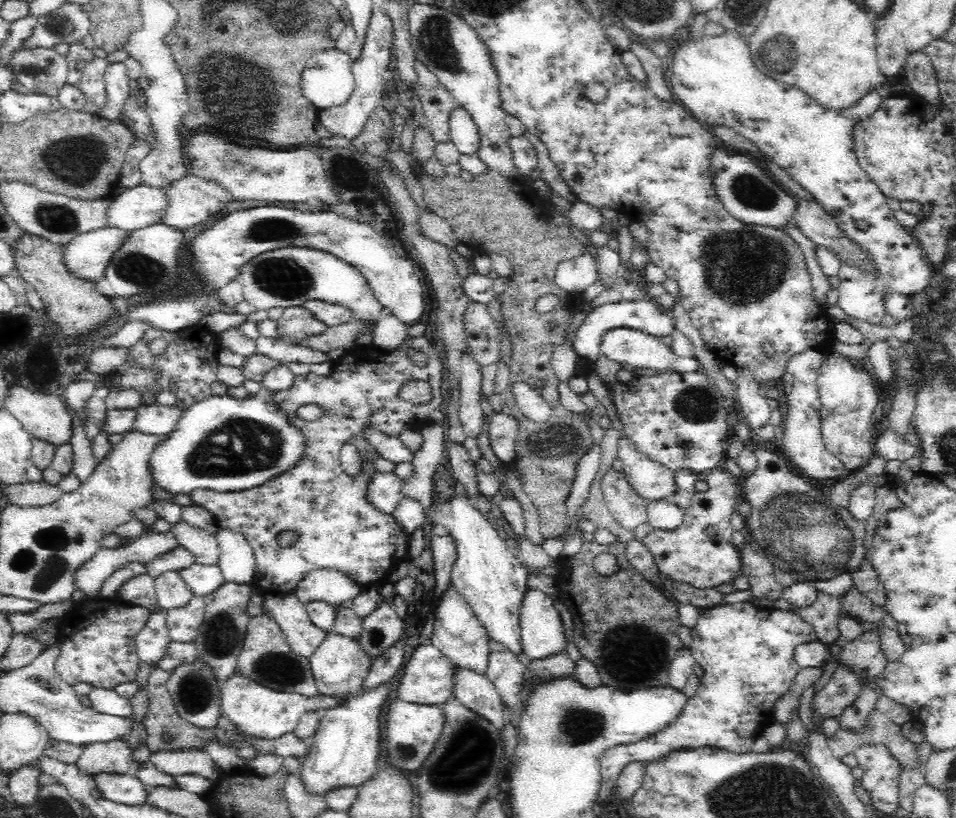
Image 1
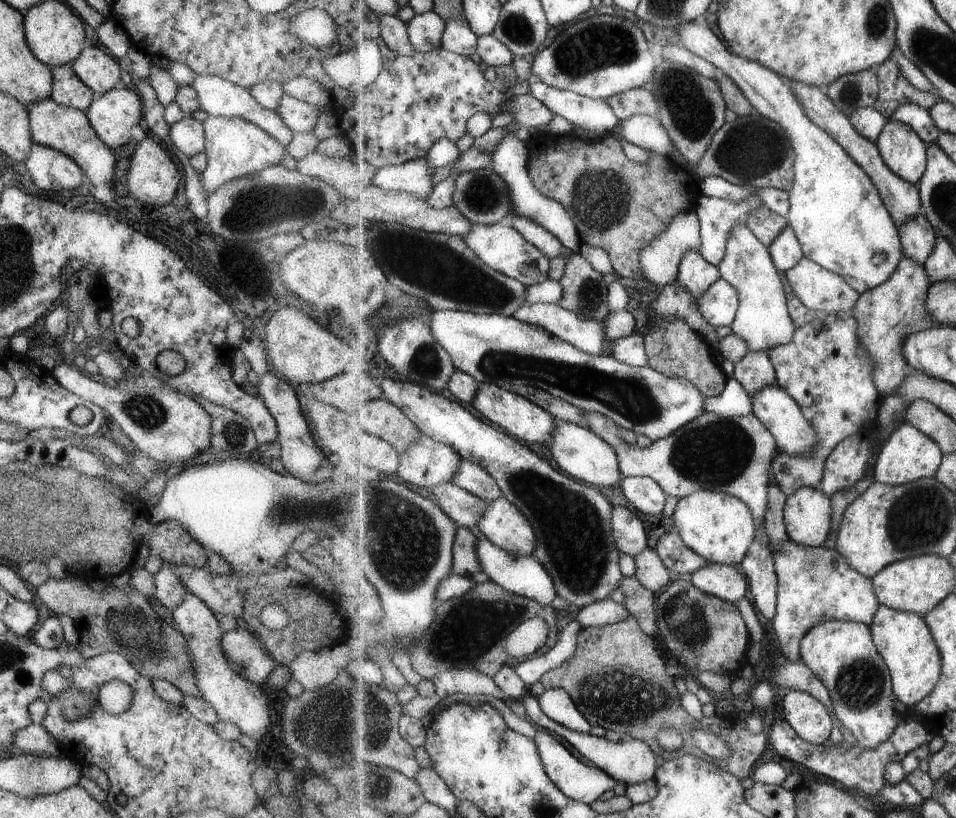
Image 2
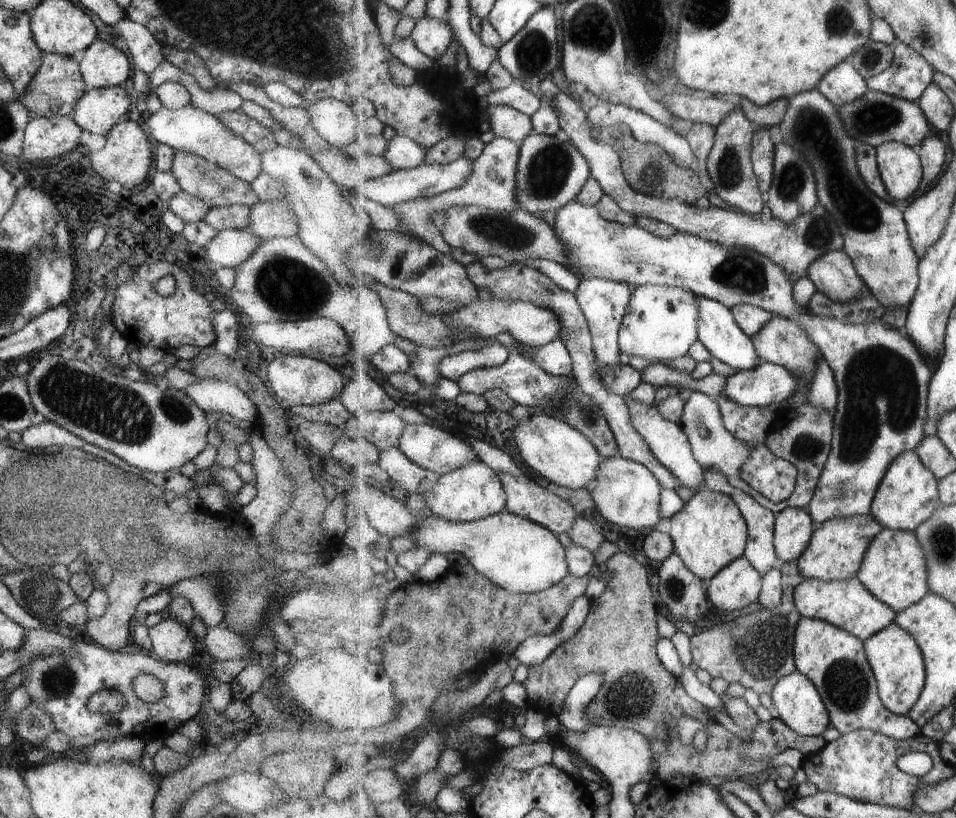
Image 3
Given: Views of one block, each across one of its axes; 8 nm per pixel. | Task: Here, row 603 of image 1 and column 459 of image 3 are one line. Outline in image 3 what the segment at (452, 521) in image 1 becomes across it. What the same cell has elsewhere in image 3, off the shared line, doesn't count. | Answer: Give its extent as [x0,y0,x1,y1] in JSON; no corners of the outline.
[424,460,507,522]

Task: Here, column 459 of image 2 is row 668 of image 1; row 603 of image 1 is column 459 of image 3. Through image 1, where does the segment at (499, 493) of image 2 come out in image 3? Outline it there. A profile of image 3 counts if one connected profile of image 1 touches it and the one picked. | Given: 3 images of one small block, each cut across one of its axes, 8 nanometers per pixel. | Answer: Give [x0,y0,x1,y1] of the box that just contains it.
[399,424,480,475]

